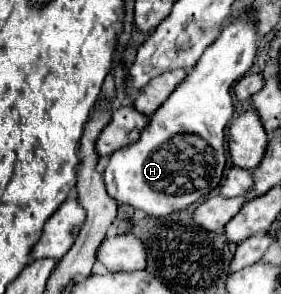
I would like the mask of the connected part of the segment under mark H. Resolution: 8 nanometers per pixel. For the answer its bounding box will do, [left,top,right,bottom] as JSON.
[104,16,256,216]

